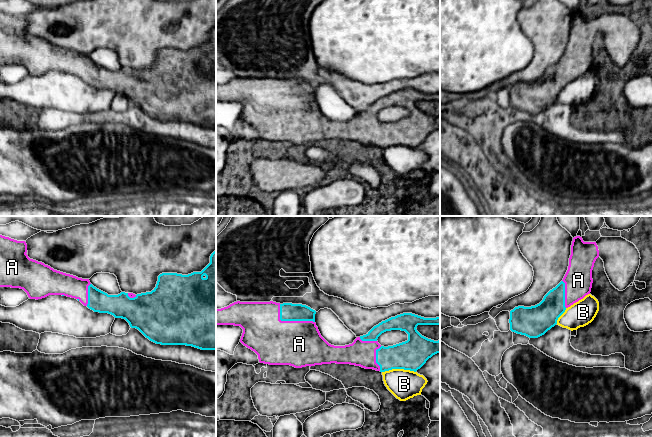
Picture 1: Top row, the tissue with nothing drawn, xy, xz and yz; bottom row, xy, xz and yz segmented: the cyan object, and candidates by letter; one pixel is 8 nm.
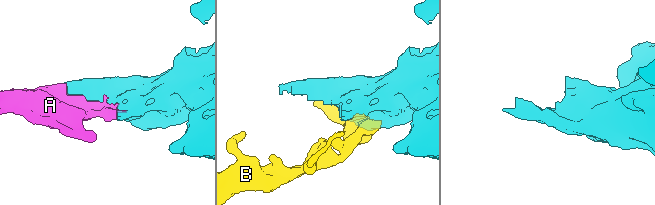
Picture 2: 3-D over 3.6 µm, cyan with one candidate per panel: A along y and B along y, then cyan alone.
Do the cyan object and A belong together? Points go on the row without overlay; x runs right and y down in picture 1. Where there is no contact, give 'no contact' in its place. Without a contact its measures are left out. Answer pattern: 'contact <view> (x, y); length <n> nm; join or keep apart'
contact xz (290, 96); length 320 nm; join

